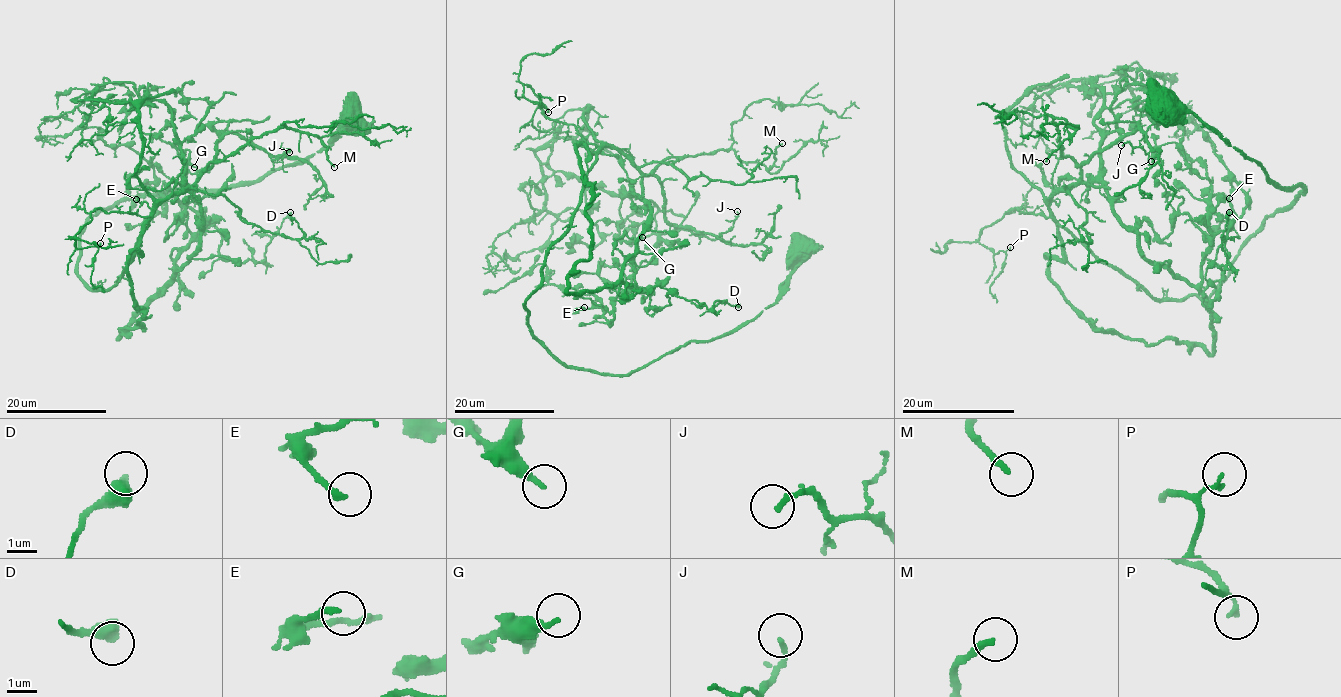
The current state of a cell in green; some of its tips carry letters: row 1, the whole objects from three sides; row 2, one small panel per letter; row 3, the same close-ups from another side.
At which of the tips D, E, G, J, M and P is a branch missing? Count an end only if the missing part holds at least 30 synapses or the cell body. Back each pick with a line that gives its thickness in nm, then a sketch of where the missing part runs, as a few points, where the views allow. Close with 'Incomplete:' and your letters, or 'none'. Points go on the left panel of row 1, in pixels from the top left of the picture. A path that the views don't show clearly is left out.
Incomplete: none

